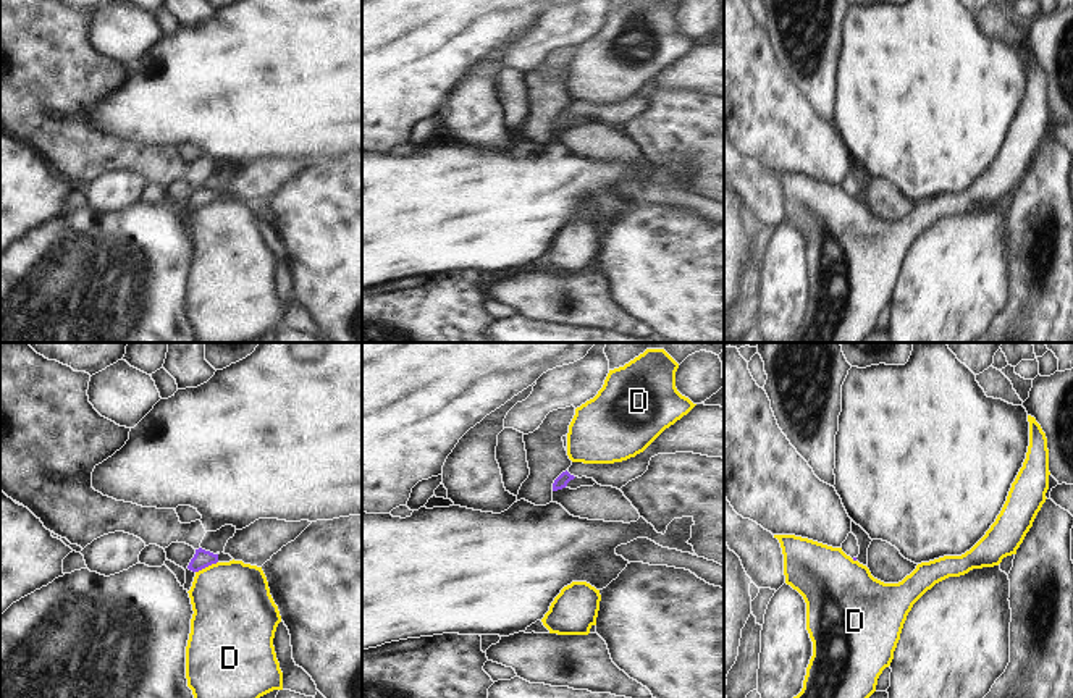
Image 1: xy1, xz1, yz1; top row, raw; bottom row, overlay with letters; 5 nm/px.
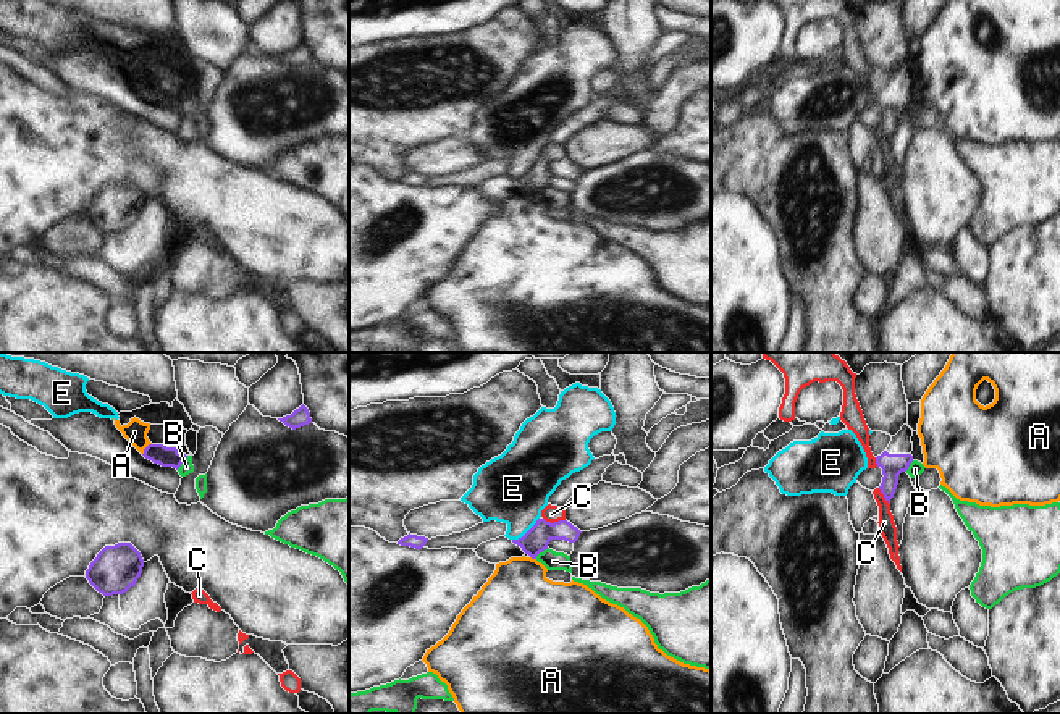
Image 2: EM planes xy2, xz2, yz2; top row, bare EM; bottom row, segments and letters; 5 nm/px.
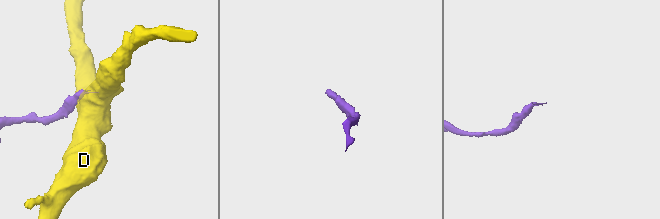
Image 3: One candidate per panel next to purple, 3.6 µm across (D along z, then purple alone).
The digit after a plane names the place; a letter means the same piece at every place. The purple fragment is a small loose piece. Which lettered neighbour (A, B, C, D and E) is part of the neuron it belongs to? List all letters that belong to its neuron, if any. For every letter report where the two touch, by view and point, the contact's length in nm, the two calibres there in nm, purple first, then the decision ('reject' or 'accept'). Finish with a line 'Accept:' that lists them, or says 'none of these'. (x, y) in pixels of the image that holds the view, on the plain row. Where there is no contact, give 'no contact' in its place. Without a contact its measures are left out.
A: xy2 (144, 88) | 80 nm | 100/110 nm | reject
B: xy2 (183, 99) | 90 nm | 100/70 nm | reject
C: xz2 (555, 160) | 110 nm | 120/80 nm | reject
D: xy1 (206, 204) | 130 nm | 90/400 nm | reject
E: xz2 (527, 170) | 180 nm | 120/360 nm | reject
Accept: none of these

